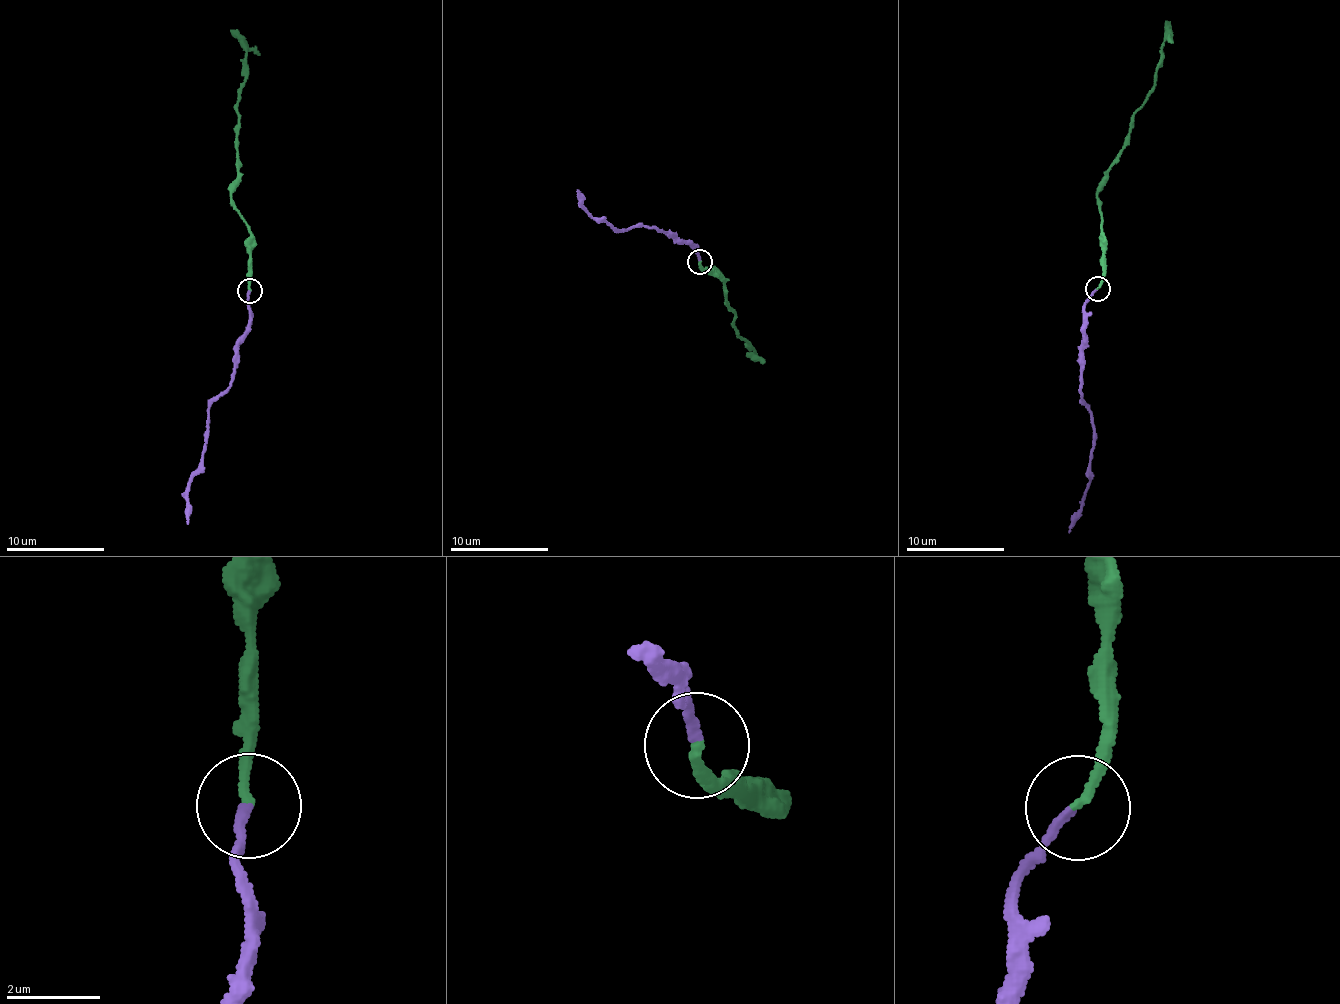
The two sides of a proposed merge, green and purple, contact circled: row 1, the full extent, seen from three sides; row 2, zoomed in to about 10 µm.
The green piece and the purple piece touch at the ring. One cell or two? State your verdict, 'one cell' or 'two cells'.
one cell

